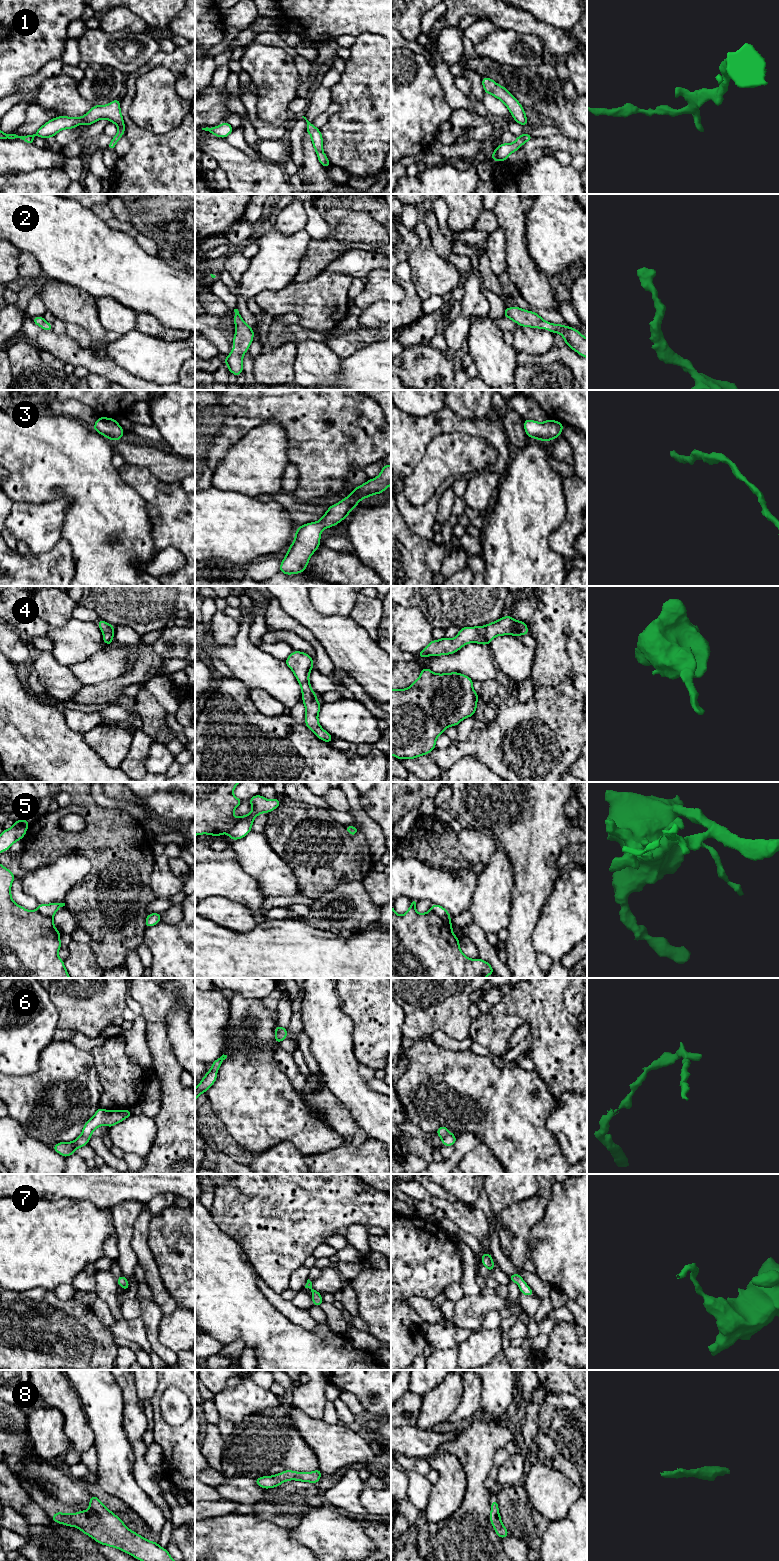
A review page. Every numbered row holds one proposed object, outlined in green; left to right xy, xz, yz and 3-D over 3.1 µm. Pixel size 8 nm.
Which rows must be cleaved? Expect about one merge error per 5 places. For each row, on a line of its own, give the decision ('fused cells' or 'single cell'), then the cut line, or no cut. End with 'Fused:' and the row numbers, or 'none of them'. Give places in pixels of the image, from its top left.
1: single cell; no cut
2: single cell; no cut
3: single cell; no cut
4: single cell; no cut
5: fused cells; cut in yz along (429, 910), (442, 919), (449, 921)
6: single cell; no cut
7: single cell; no cut
8: single cell; no cut
Fused: 5

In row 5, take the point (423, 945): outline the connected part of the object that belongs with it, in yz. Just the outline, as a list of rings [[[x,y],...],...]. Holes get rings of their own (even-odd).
[[[391,906],[391,978],[485,978],[486,976],[494,974],[491,965],[482,959],[469,959],[461,950],[458,937],[452,932],[453,926],[450,921],[442,920],[438,915],[432,911],[420,914],[415,907],[410,906],[403,916],[396,913],[393,906]]]

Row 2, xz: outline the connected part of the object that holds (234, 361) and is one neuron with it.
[[[234,309],[234,312],[234,324],[236,326],[233,338],[234,349],[226,358],[224,358],[224,361],[230,373],[233,373],[238,377],[243,371],[243,355],[249,349],[255,333],[252,330],[252,327],[244,322],[238,309]]]

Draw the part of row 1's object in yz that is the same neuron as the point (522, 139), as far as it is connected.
[[[527,132],[516,137],[516,141],[514,143],[503,143],[499,145],[492,154],[491,159],[493,161],[507,161],[508,156],[516,152],[523,144],[527,141],[534,139]]]

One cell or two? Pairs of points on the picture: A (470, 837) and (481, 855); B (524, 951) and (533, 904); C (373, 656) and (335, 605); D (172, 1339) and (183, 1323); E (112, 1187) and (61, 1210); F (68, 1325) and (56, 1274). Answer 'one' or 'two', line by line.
A: one
B: one
C: two
D: one
E: two
F: two

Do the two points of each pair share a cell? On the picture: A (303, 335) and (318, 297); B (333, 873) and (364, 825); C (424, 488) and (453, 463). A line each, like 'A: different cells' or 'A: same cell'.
A: different cells
B: different cells
C: same cell

